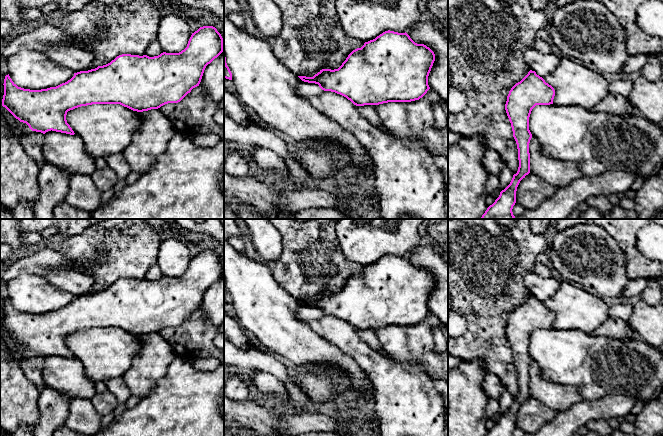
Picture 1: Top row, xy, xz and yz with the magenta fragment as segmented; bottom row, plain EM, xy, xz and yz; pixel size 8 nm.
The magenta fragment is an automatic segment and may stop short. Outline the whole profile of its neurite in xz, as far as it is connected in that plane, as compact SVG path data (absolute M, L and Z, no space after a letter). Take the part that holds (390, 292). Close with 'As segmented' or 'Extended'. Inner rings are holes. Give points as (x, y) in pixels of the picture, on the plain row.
M388 254L353 274L338 293L322 293L313 301L298 301L318 308L324 315L340 318L356 330L411 326L430 313L428 300L434 285L435 278L429 271L415 267L406 256Z. As segmented

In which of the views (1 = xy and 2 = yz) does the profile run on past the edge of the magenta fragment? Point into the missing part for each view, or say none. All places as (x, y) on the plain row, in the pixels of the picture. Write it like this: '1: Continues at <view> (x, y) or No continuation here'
1: No continuation here
2: No continuation here

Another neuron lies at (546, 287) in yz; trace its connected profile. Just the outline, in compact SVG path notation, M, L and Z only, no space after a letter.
M533 271L526 274L524 284L532 295L543 302L557 292L560 280L554 277L541 278Z

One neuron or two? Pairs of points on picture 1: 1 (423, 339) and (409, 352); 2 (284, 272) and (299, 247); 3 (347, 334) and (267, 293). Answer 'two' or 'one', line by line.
1: one
2: one
3: two

